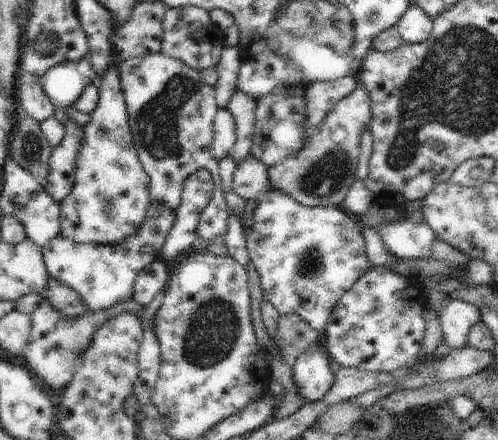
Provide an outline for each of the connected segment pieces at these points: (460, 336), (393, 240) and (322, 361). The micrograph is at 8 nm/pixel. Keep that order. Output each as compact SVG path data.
M447 296L437 312L443 330L443 342L451 349L466 348L470 328L482 322L482 314L474 304Z
M406 216L384 224L378 231L386 248L394 258L428 260L432 257L432 244L437 239L436 232L423 222L414 222Z
M321 339L291 362L296 392L306 400L304 405L324 398L334 384L335 373L330 369L330 357L323 346Z

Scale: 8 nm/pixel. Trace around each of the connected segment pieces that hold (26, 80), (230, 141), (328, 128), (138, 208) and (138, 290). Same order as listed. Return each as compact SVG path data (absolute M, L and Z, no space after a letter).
M20 74L18 84L20 84L18 86L18 112L21 116L28 116L39 123L54 116L56 106L46 96L41 77L33 74Z
M218 109L213 120L213 141L212 141L212 156L217 161L226 158L232 153L235 145L236 125L232 113L226 109Z
M358 81L354 92L346 95L334 106L332 112L320 122L320 126L310 132L306 140L304 140L304 146L294 154L294 157L284 158L276 166L267 168L268 184L274 190L280 190L282 194L290 196L292 200L296 200L296 202L304 206L341 207L344 200L346 200L350 187L354 180L357 179L355 174L360 157L360 138L366 132L366 128L370 127L370 120L372 120L372 99L370 94L368 94L368 90Z
M114 52L114 57L115 64L110 64L108 72L101 79L96 80L100 90L99 101L94 112L90 114L90 122L82 127L84 134L82 134L80 150L76 156L74 188L59 206L62 224L60 224L58 237L69 238L78 244L124 244L128 236L141 233L142 223L150 206L150 178L134 146L123 90L120 86L118 65L123 58L120 58L116 52Z
M155 260L138 273L133 286L134 300L142 306L147 306L162 288L168 286L168 282L166 262Z

